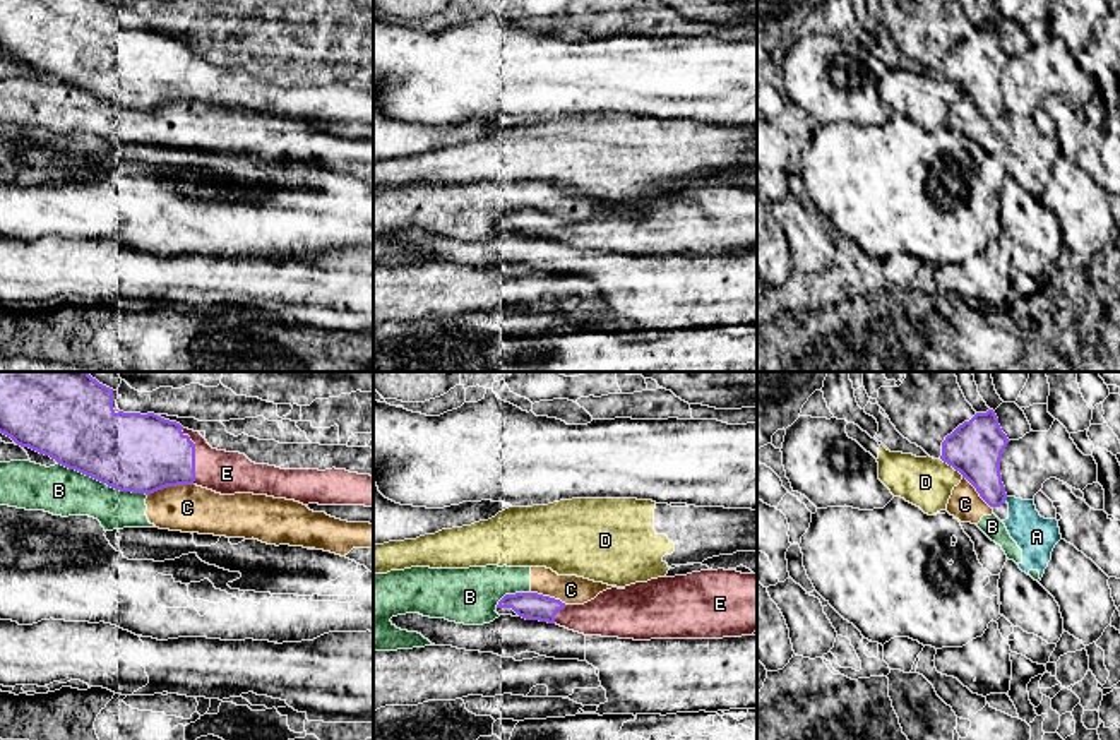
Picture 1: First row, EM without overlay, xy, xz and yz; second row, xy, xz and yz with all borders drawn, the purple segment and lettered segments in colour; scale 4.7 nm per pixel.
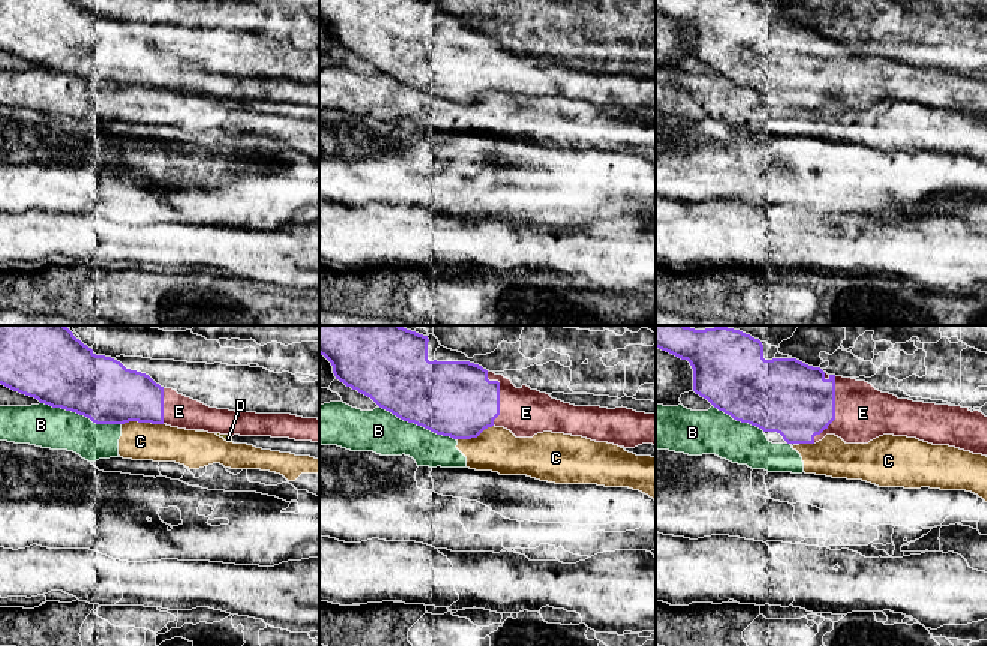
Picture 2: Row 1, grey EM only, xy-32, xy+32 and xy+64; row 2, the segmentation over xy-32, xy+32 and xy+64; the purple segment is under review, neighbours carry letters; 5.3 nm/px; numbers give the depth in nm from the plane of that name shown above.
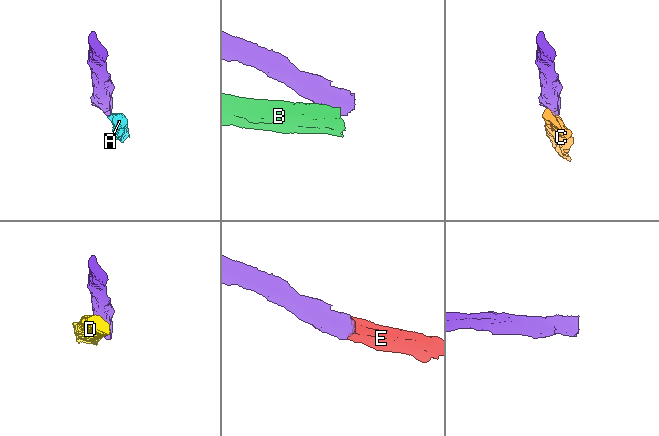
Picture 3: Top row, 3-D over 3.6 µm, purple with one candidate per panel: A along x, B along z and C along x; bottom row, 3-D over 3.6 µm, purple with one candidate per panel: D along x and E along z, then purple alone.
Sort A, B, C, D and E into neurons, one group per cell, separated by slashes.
A B C / D / E

